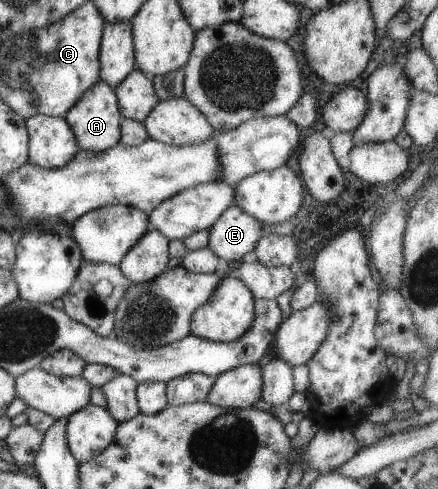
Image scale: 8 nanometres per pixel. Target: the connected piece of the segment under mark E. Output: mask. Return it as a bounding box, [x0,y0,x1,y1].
[207,204,263,264]

